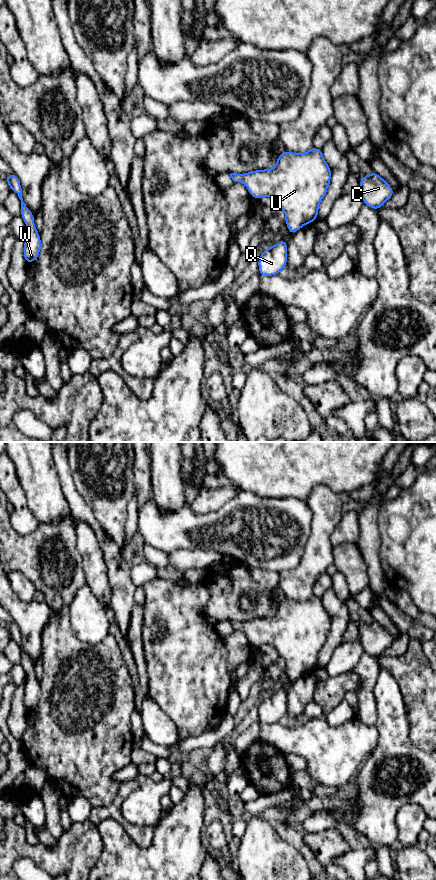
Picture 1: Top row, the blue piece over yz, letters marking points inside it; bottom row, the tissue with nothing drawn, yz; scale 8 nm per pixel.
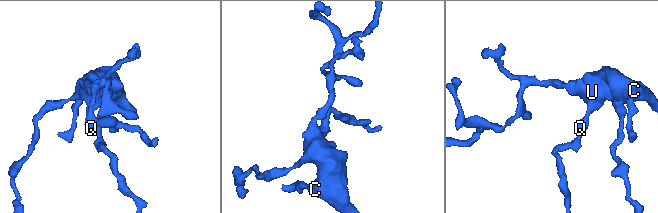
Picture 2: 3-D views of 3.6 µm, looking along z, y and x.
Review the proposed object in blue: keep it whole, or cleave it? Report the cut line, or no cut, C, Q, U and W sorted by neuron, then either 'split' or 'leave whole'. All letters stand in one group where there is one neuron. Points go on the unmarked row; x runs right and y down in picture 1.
no cut; C Q U W; leave whole

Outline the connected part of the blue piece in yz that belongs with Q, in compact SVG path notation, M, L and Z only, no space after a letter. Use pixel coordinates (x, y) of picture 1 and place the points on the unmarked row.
M282 687L274 694L262 699L258 707L259 722L273 724L287 713L287 690Z

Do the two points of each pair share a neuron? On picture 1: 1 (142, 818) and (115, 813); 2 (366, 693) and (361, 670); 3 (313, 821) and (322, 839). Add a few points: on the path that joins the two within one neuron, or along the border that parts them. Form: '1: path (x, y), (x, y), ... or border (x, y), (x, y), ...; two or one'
1: border (131, 792), (121, 804), (121, 815), (142, 827); two
2: path (366, 687), (366, 676); one
3: border (333, 829), (307, 832); two

